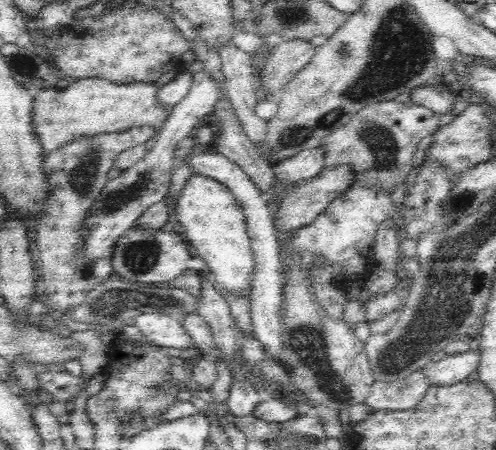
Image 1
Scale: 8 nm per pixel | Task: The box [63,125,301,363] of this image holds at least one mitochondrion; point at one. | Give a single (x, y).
(141, 185)

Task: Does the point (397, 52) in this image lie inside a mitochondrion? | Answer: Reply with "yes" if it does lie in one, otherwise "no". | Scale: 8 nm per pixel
yes

